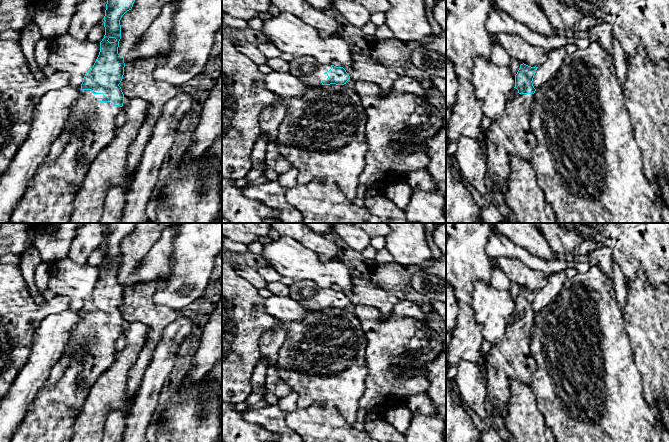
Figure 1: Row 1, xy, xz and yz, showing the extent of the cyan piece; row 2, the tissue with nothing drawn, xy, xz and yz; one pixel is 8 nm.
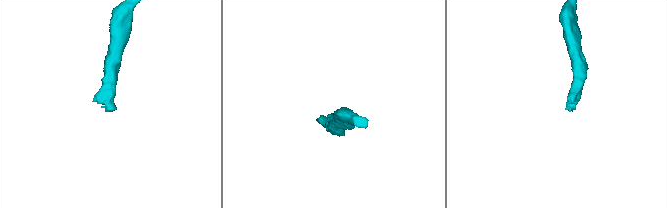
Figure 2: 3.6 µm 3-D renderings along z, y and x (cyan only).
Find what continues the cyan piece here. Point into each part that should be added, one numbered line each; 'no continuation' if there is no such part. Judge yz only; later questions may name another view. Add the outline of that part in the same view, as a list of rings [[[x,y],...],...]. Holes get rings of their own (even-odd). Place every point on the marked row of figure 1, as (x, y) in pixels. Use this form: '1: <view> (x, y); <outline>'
1: yz (510, 135); [[[514,88],[503,115],[490,126],[485,138],[486,196],[509,223],[516,223],[503,202],[510,181],[510,159],[518,155],[530,160],[536,147],[536,137],[530,128],[533,101],[534,94],[519,94]]]

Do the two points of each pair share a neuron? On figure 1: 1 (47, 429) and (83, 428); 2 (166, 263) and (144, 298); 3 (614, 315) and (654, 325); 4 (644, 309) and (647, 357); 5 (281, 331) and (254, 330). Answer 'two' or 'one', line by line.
1: two
2: two
3: two
4: one
5: two

